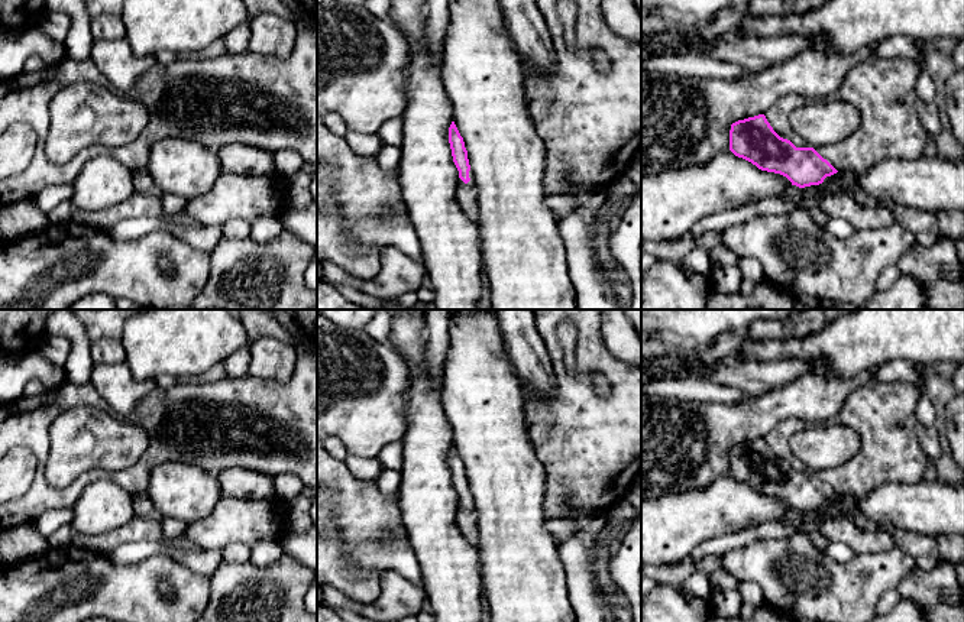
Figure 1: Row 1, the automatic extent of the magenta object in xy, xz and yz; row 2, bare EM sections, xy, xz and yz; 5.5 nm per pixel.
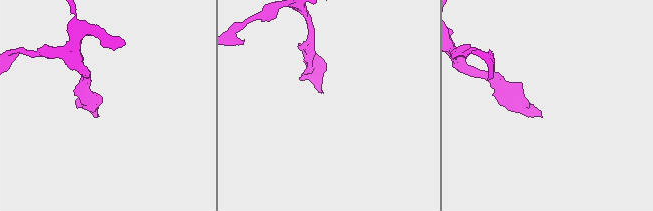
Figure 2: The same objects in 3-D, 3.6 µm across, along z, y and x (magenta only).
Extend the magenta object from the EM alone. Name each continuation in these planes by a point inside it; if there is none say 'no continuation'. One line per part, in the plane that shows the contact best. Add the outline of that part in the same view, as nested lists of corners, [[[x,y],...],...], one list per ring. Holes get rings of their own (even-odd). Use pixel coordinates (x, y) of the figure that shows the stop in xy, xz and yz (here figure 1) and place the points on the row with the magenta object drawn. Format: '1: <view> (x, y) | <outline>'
1: xz (466, 194) | [[[472,169],[469,171],[470,181],[465,184],[460,178],[456,187],[456,201],[462,207],[463,213],[470,221],[479,223],[479,208],[478,208],[478,189],[473,178]]]

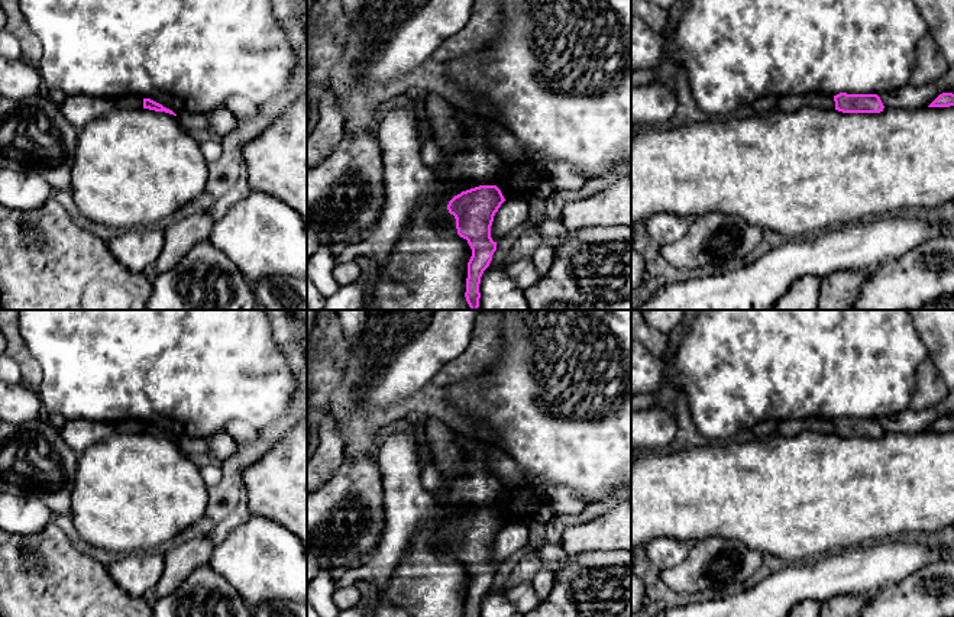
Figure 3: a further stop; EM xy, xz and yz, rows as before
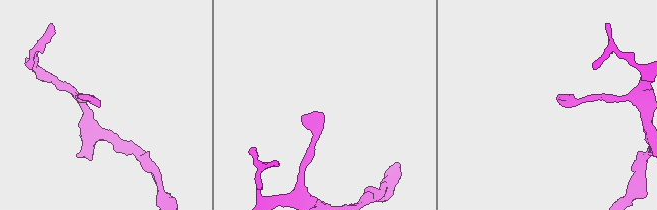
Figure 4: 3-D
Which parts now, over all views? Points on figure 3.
no continuation

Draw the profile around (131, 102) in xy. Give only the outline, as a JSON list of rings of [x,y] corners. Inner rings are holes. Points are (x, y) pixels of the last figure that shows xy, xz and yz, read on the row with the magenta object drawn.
[[[123,96],[114,98],[116,107],[123,110],[139,110],[143,109],[143,98],[139,96]]]

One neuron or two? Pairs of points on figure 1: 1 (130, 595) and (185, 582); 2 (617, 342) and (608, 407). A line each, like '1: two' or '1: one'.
1: one
2: two

